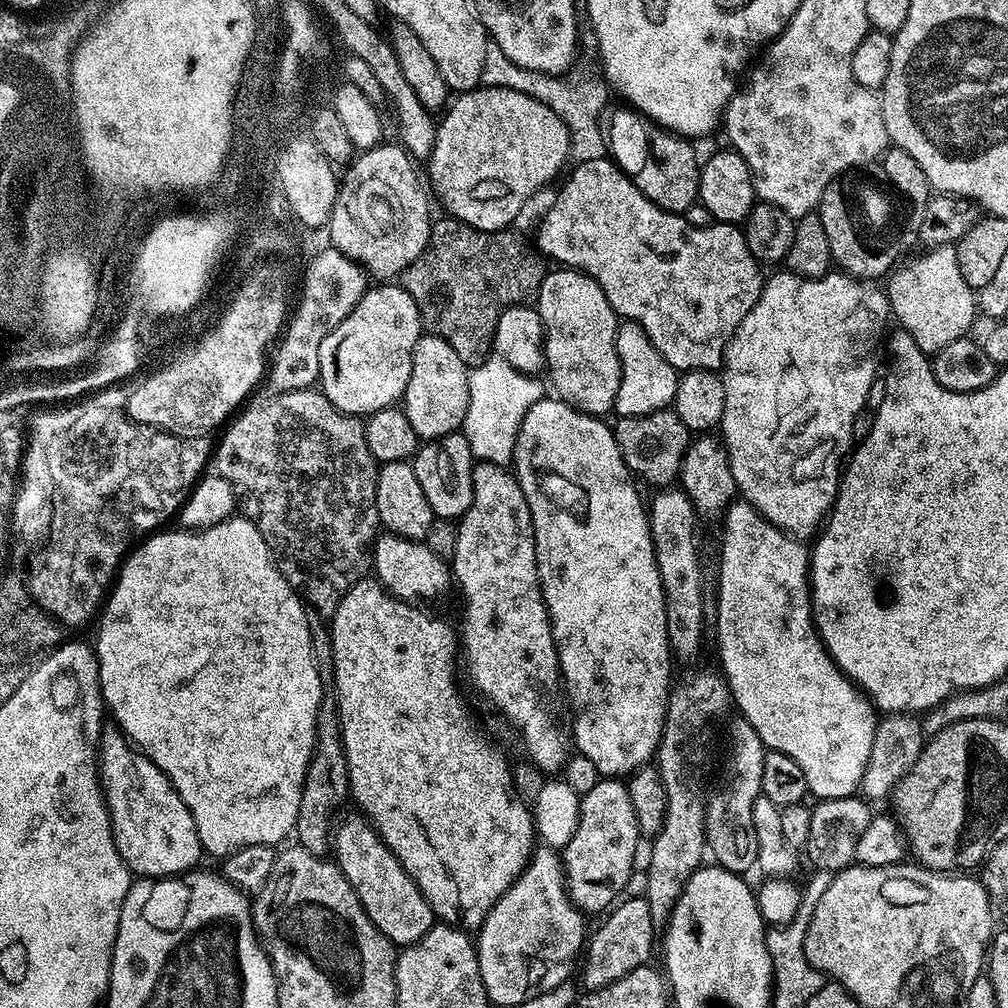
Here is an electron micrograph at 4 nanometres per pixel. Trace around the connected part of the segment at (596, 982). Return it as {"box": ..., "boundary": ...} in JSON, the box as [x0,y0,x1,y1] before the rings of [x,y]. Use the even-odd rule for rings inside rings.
{"box":[584,899,658,990],"boundary":[[[621,899],[604,918],[604,925],[593,936],[591,933],[590,943],[586,948],[588,961],[584,964],[584,984],[588,990],[605,988],[636,968],[645,967],[651,961],[648,959],[652,956],[652,939],[655,936],[657,939],[658,936],[658,930],[650,918],[647,899]]]}

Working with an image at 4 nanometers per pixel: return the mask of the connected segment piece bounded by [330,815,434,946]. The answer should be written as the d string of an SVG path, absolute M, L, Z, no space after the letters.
M356 816L335 825L330 845L334 863L350 886L354 886L370 922L382 930L384 937L396 946L414 945L434 926L433 910L398 857L384 845L376 829L367 819Z

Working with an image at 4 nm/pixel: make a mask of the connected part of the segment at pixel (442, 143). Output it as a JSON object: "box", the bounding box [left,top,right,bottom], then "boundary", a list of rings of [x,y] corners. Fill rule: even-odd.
{"box":[426,86,572,232],"boundary":[[[477,86],[471,92],[459,93],[451,101],[450,107],[443,113],[444,121],[439,121],[436,144],[426,164],[432,184],[449,217],[483,232],[498,232],[515,225],[512,223],[527,206],[528,199],[543,184],[550,183],[563,170],[564,163],[569,163],[572,137],[562,118],[558,118],[550,106],[538,102],[533,96],[527,96],[515,86],[484,87]]]}

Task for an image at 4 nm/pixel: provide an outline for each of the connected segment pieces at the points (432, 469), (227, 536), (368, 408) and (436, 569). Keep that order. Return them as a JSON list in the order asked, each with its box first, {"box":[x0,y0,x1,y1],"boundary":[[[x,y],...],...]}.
[{"box":[411,431,474,521],"boundary":[[[463,431],[452,432],[444,436],[441,440],[433,440],[425,443],[417,451],[414,459],[411,461],[414,474],[418,478],[418,483],[422,485],[422,494],[426,494],[426,502],[430,502],[433,517],[441,520],[459,521],[468,509],[472,506],[472,470],[474,467],[474,457],[470,446],[466,442]]]},{"box":[94,518,326,858],"boundary":[[[229,518],[215,524],[213,528],[164,531],[149,535],[140,545],[145,544],[140,549],[137,547],[123,561],[115,577],[114,587],[107,597],[103,609],[104,621],[100,624],[100,633],[94,643],[96,661],[100,667],[100,697],[104,699],[105,709],[110,716],[116,719],[113,720],[115,727],[148,759],[168,773],[169,782],[182,802],[186,802],[194,818],[200,847],[207,855],[209,852],[212,856],[223,858],[246,846],[279,845],[279,840],[293,835],[296,826],[308,763],[316,749],[316,720],[320,717],[322,707],[320,699],[326,696],[326,690],[318,678],[316,659],[312,656],[309,613],[284,575],[276,568],[276,561],[272,559],[262,534],[249,520]]]},{"box":[318,282,422,418],"boundary":[[[392,282],[376,287],[380,288],[372,286],[365,291],[358,306],[354,306],[351,314],[328,335],[326,342],[322,342],[320,347],[318,384],[324,396],[330,398],[330,402],[338,410],[361,418],[367,418],[383,408],[391,408],[403,397],[410,382],[412,351],[422,335],[420,311],[408,291]]]},{"box":[371,534,450,602],"boundary":[[[391,534],[377,535],[374,541],[371,571],[389,596],[405,602],[424,602],[440,596],[450,588],[450,564],[445,557],[434,554],[427,543],[407,540]]]}]

